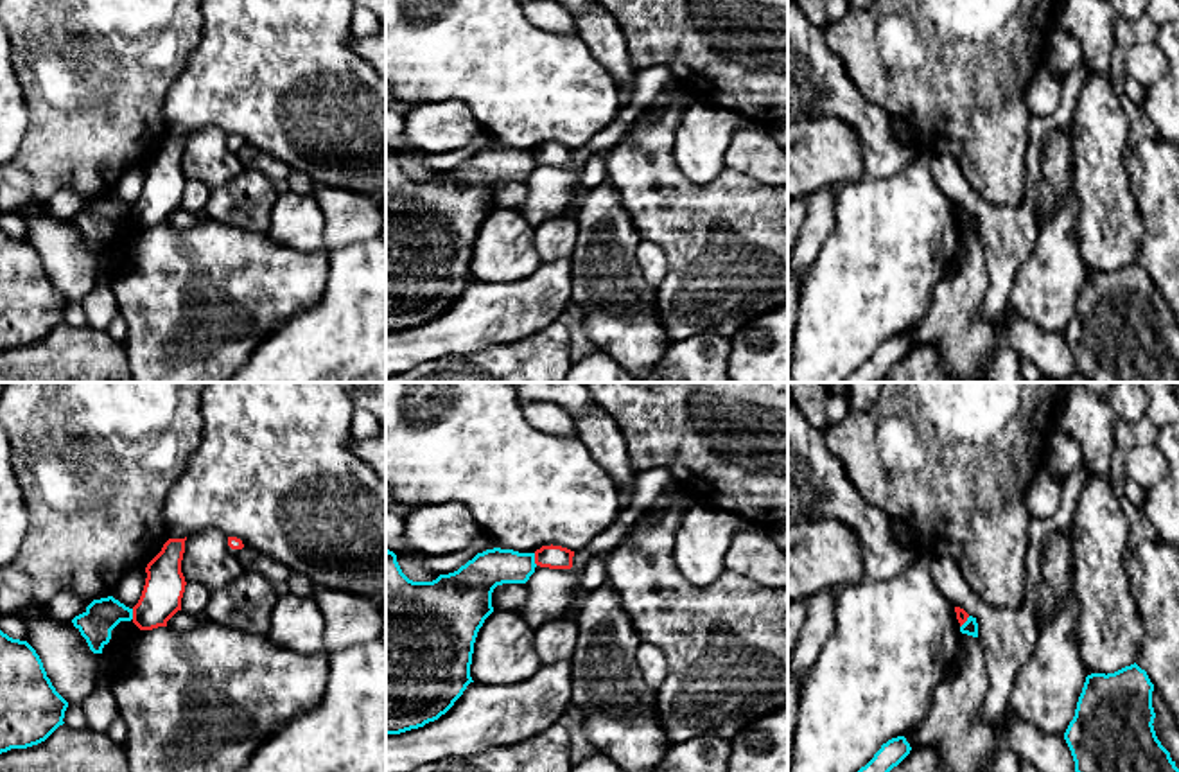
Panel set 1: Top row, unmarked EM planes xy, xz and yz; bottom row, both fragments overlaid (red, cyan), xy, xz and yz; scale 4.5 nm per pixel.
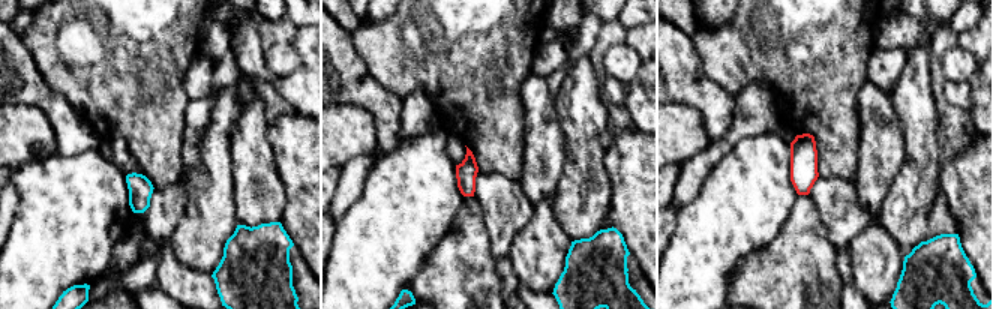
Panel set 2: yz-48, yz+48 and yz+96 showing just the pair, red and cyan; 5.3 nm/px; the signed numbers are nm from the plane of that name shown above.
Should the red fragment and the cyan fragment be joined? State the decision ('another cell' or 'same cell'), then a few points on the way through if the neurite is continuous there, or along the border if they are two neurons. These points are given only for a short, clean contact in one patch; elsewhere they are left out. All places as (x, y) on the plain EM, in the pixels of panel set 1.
another cell; border xz (533, 151), (537, 162)

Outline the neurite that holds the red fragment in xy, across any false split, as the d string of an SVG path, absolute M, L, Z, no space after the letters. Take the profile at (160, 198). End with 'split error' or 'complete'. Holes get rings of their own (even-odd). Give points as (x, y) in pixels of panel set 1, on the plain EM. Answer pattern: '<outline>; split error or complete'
M169 136L162 149L147 162L145 183L138 201L133 205L133 221L140 228L167 224L167 219L181 208L185 174L181 158L185 136Z; complete

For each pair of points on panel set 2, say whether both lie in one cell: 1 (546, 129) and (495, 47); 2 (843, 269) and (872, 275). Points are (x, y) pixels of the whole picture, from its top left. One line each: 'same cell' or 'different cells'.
1: different cells
2: different cells

